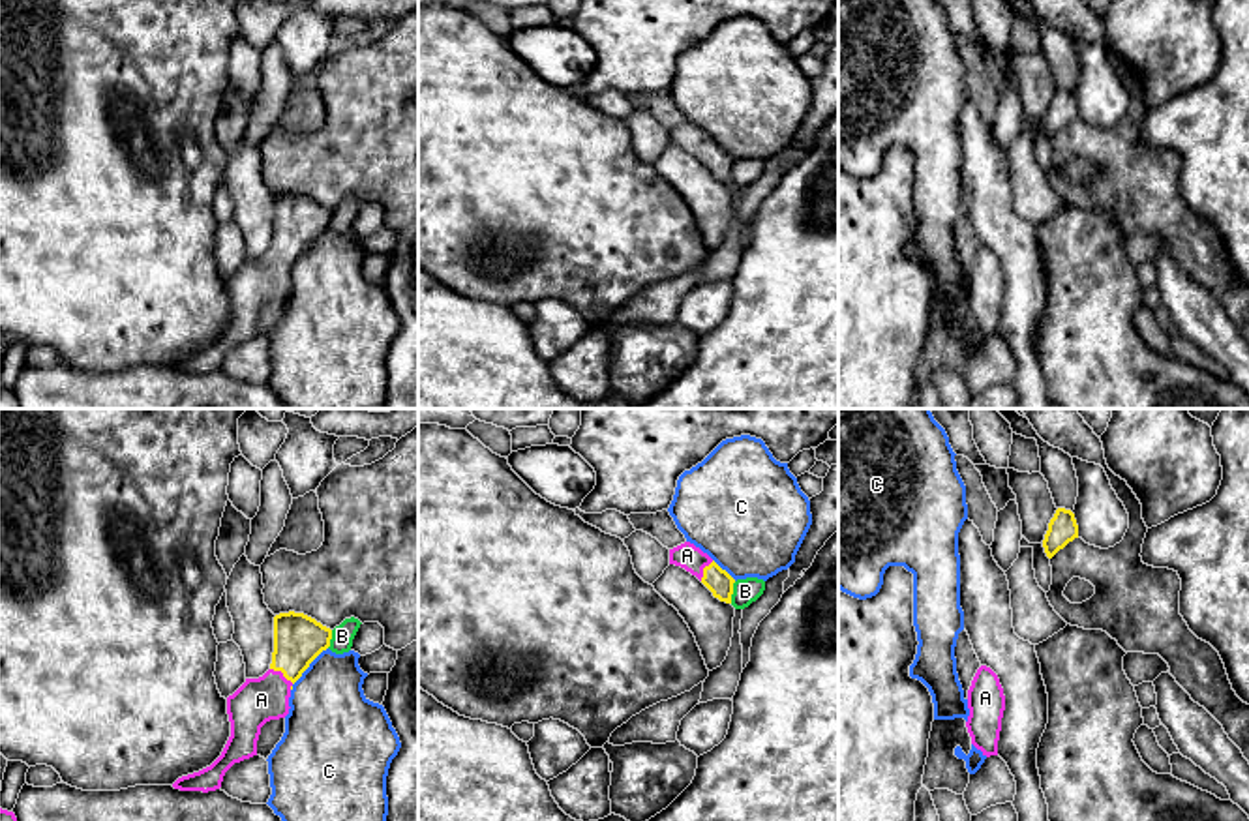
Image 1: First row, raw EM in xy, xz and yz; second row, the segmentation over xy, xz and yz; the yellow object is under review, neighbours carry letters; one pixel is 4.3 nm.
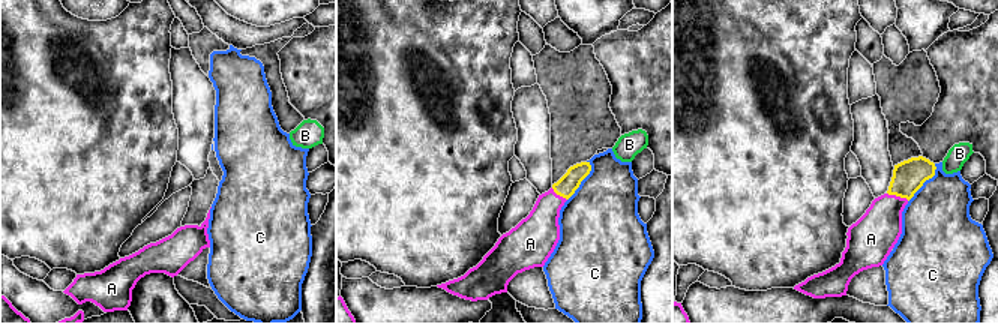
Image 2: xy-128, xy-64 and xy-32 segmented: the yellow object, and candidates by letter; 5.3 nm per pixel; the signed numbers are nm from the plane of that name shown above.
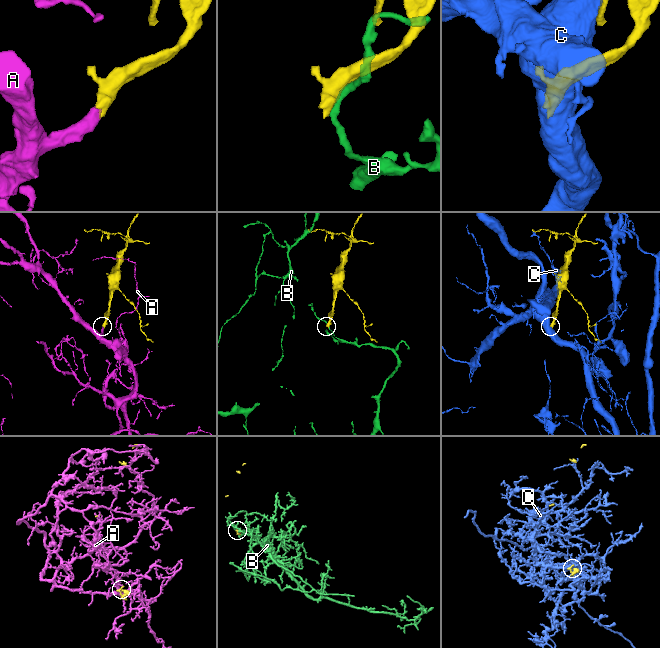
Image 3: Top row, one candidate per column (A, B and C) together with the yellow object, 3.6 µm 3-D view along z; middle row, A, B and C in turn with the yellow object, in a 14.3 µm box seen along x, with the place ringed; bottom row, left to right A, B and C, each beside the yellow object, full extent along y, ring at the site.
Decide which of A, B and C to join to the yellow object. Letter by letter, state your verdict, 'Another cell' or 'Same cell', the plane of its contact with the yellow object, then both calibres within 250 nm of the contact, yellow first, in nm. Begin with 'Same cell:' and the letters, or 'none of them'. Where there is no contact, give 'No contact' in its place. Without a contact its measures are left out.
Same cell: none of them
A: Another cell. Touches yellow in xy. Thickness 220 nm (yellow) against 190 nm
B: Another cell. Touches yellow in xz. Thickness 110 nm (yellow) against 110 nm
C: Another cell. Touches yellow in xy. Thickness 220 nm (yellow) against 360 nm

